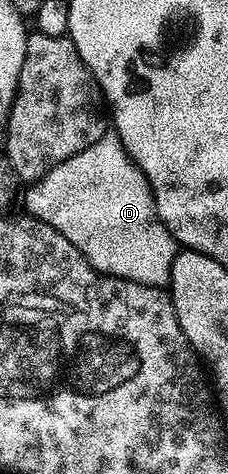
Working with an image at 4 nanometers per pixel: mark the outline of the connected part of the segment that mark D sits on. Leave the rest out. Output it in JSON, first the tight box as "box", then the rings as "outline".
{"box":[24,134,180,288],"outline":[[[118,134],[102,135],[96,145],[53,167],[45,178],[27,186],[24,199],[25,195],[26,207],[30,210],[27,212],[33,218],[52,225],[52,229],[56,229],[64,237],[68,237],[68,241],[72,241],[72,245],[80,249],[80,253],[99,275],[115,275],[121,279],[136,281],[145,287],[169,288],[172,265],[179,253],[180,244],[158,218],[150,182],[130,160],[130,154],[124,149]]]}

